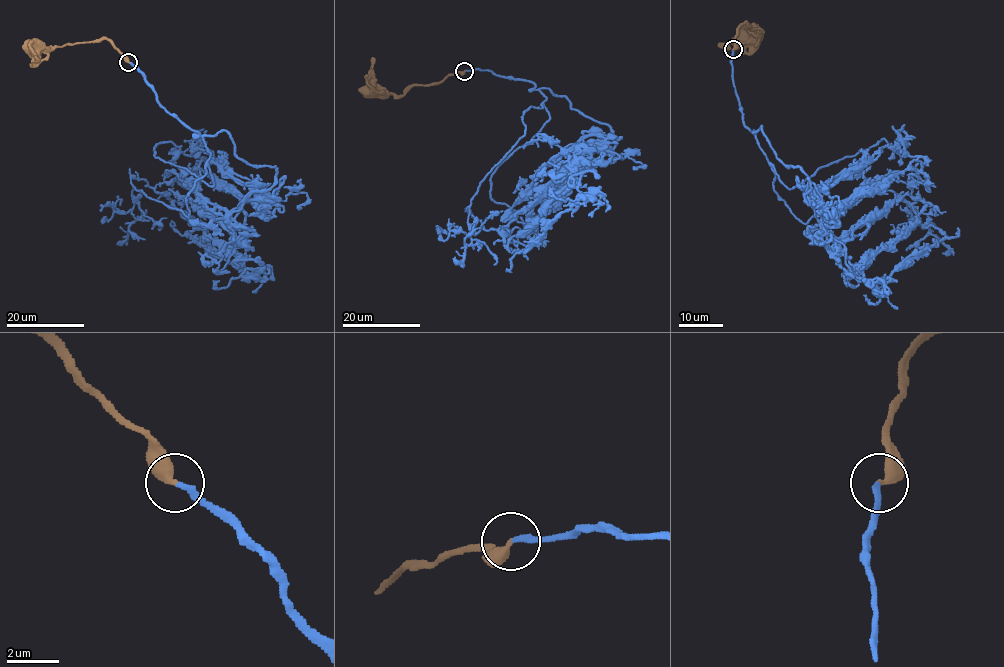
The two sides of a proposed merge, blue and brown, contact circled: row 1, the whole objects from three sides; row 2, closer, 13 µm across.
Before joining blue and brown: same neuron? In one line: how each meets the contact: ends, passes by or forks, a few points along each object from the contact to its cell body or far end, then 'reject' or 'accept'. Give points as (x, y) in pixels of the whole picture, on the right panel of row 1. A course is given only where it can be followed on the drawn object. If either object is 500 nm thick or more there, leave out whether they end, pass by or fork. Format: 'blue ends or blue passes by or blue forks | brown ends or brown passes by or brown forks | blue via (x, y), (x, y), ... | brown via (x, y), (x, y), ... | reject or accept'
blue ends | brown ends | blue via (733, 49), (744, 125), (762, 126), (777, 157), (808, 177), (807, 198), (873, 287), (957, 228) | brown via (733, 49), (737, 29), (744, 22), (762, 31), (758, 33), (761, 36), (755, 33) | accept

